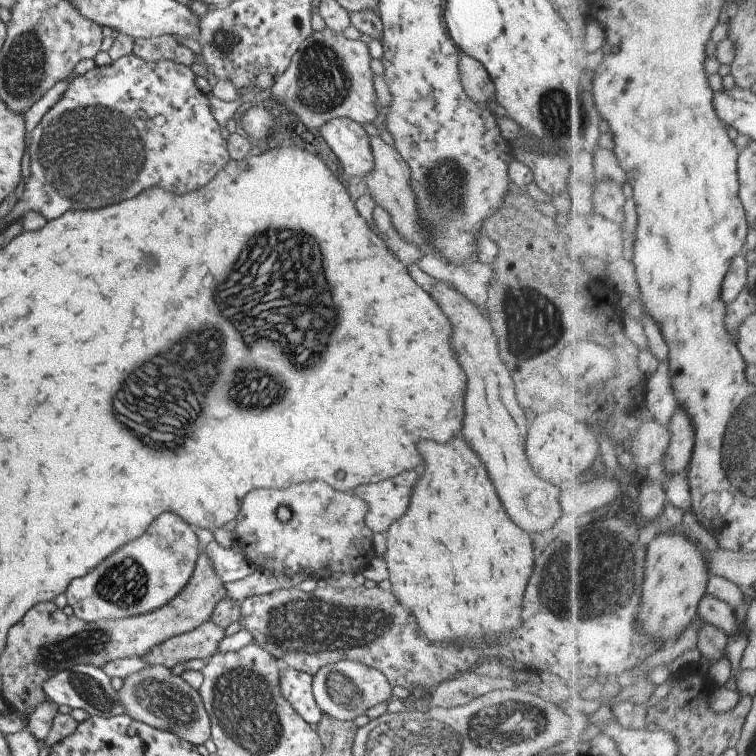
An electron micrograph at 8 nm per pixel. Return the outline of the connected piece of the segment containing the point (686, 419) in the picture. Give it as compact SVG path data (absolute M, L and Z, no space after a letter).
M680 404L676 416L671 423L673 438L672 446L664 457L666 470L670 474L684 474L690 466L696 448L696 426L690 412Z

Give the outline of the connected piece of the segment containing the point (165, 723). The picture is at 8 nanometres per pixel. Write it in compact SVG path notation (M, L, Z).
M149 665L140 672L126 676L122 688L118 690L118 700L124 706L124 715L150 727L176 734L197 748L202 748L211 738L211 721L200 692L181 676L172 674L166 666Z

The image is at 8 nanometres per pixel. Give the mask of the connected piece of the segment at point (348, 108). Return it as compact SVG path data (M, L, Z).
M324 28L320 32L312 32L294 54L288 69L269 90L270 100L276 102L285 112L298 116L300 122L308 128L321 128L332 118L350 118L360 125L373 124L379 115L376 112L376 92L374 89L374 72L372 72L372 56L364 40L348 40L342 33Z

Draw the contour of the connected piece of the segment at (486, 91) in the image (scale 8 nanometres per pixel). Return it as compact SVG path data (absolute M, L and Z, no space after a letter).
M462 53L458 62L458 72L464 90L472 102L488 107L490 102L496 101L494 84L480 62Z

